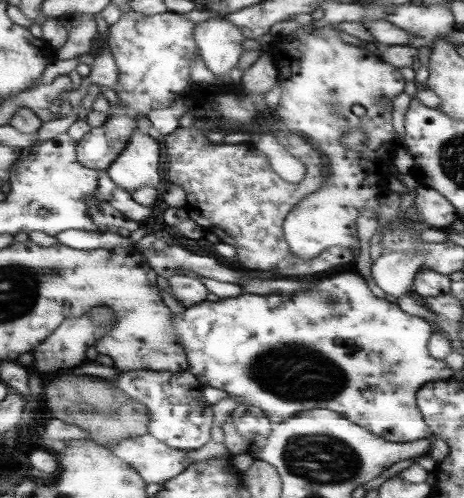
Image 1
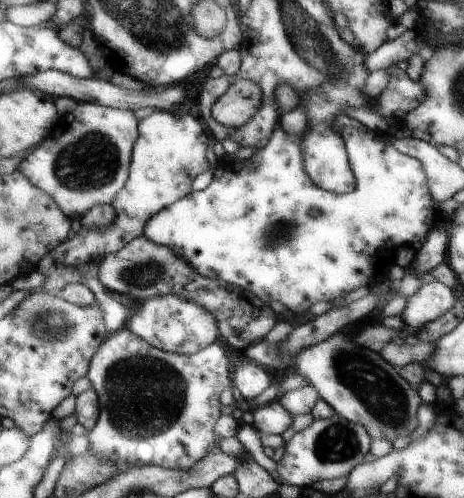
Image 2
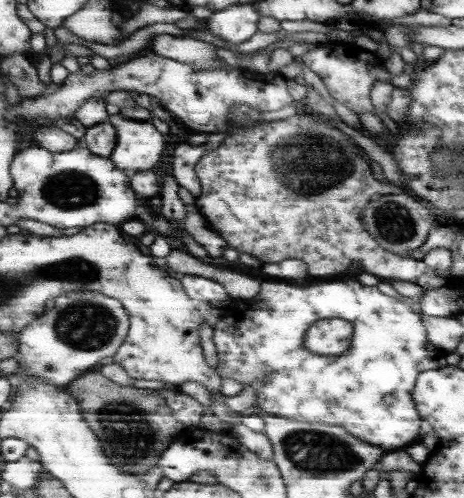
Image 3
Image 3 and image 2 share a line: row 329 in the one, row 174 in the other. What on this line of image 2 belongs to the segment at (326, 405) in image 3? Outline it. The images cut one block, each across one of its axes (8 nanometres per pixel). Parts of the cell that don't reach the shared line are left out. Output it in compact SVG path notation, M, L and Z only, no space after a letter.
M281 80L273 86L271 94L281 112L269 142L249 160L237 160L233 164L243 164L241 170L235 170L229 160L223 160L221 166L213 172L213 182L209 188L191 192L177 204L161 210L155 220L149 220L145 236L157 244L171 248L175 246L175 250L179 250L203 276L221 278L235 286L247 288L247 292L255 292L257 298L261 298L265 304L281 302L285 310L305 312L315 302L341 300L347 292L359 286L373 286L385 280L389 268L395 264L397 246L413 246L415 242L423 242L427 232L435 226L435 212L431 206L431 192L427 190L429 182L423 164L397 152L387 134L383 136L379 130L369 130L341 114L335 116L331 130L335 130L345 142L349 164L357 180L355 190L351 194L339 196L315 184L305 170L305 136L293 136L281 128L281 118L297 106L297 92L289 82Z

